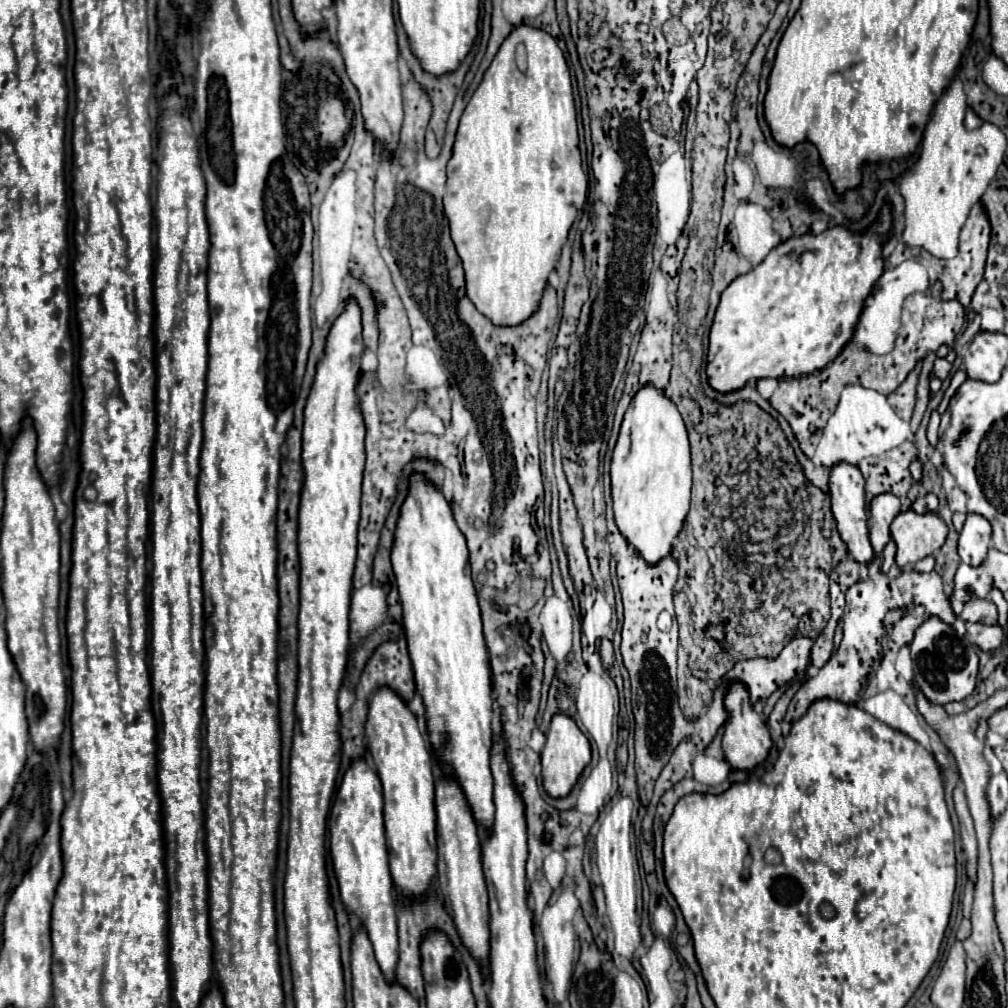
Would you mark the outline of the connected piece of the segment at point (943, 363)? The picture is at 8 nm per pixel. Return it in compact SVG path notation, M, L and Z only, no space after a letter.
M937 358L935 364L933 364L933 374L941 380L945 380L949 374L951 374L951 364L945 360L945 358Z

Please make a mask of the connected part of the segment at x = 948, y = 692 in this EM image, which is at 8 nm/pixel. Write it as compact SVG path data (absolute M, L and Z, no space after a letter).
M929 618L917 628L909 648L915 670L915 682L931 702L947 704L953 700L965 700L973 692L979 664L977 652L967 638L957 636L953 626L945 624L941 618Z

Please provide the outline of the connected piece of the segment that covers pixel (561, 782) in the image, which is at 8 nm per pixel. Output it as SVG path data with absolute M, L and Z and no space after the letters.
M555 714L547 732L547 744L541 752L541 766L543 766L543 788L551 798L567 796L573 786L577 784L581 772L591 762L591 744L587 736L577 728L575 720L565 714Z

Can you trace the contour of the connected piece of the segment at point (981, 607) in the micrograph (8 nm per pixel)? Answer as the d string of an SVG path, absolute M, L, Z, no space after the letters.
M971 596L959 614L967 622L983 622L983 624L997 624L997 606L991 600Z

